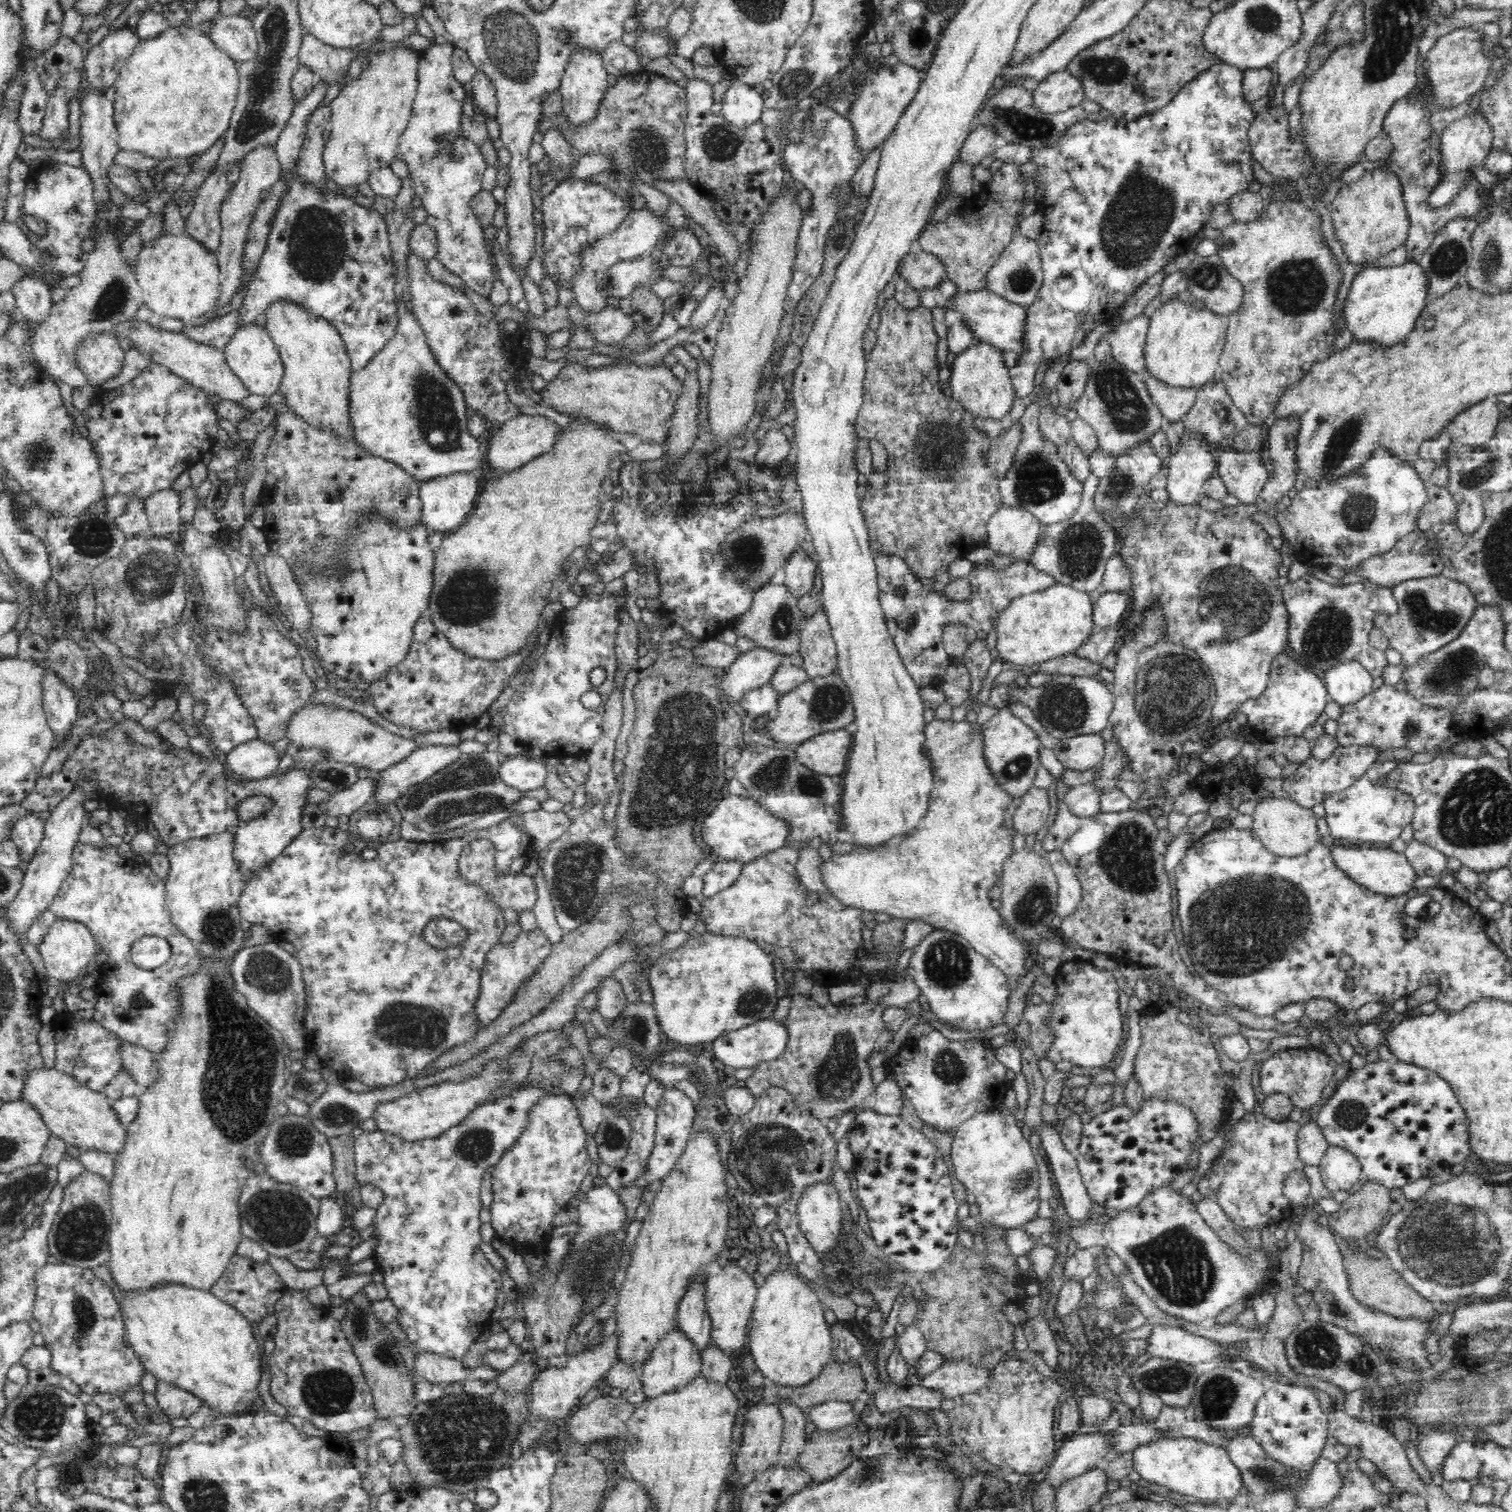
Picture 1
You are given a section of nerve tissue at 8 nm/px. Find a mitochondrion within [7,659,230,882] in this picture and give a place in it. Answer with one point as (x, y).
(126, 750)

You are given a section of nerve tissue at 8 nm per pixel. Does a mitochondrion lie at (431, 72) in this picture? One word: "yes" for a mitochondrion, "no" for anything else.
no

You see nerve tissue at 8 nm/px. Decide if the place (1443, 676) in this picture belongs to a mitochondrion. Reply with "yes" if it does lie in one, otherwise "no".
yes

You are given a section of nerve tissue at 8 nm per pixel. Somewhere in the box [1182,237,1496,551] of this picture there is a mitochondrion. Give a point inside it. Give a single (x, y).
(1296, 288)

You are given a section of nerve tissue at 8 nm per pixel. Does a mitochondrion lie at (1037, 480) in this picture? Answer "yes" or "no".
yes

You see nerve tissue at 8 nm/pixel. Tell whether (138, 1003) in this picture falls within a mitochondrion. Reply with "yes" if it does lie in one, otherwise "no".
yes

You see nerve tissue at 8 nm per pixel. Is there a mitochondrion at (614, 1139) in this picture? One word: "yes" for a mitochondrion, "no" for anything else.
yes

